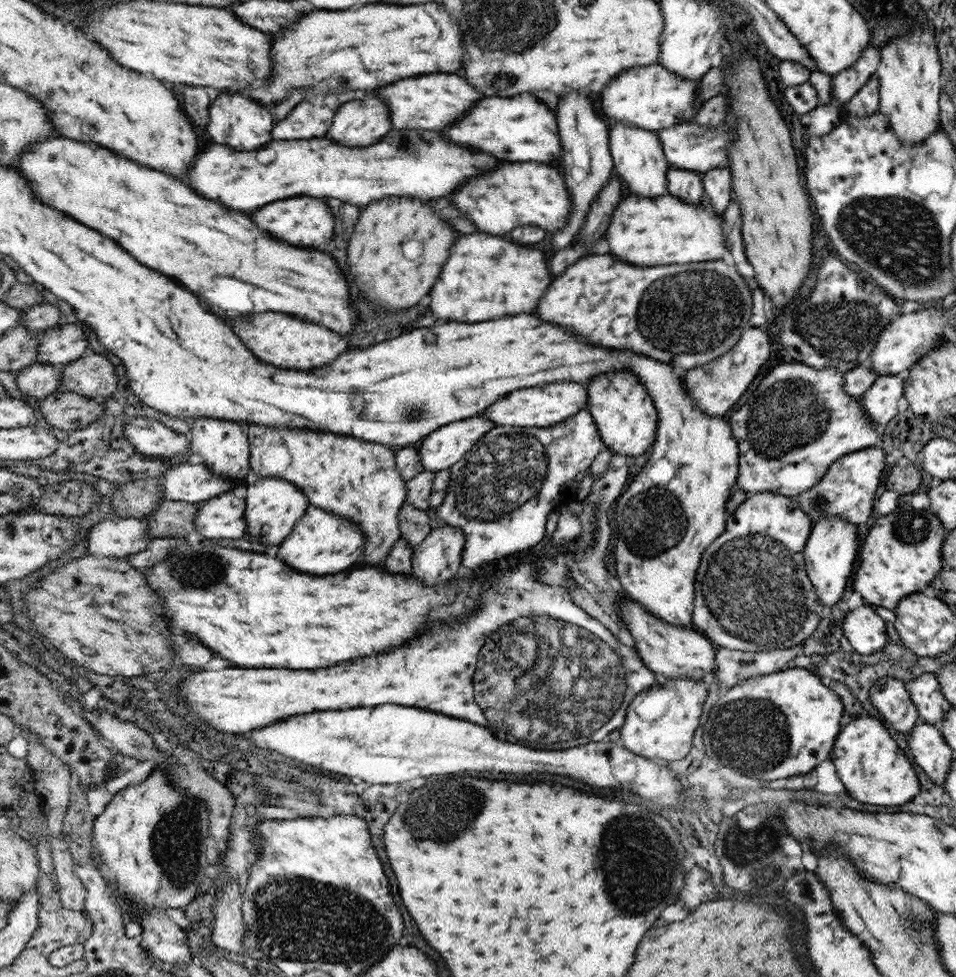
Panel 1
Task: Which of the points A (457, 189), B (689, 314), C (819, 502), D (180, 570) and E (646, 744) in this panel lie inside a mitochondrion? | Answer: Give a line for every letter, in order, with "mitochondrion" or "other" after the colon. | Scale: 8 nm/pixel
A: other
B: mitochondrion
C: mitochondrion
D: mitochondrion
E: other

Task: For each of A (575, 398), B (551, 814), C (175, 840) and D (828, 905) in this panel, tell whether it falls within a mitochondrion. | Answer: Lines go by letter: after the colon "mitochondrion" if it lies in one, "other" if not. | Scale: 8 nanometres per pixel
A: other
B: other
C: mitochondrion
D: other

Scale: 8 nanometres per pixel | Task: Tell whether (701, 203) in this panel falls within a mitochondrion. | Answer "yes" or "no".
no

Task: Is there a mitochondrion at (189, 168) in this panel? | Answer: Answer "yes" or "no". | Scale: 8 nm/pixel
no

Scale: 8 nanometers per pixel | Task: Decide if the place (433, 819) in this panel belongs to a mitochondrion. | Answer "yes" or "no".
yes

